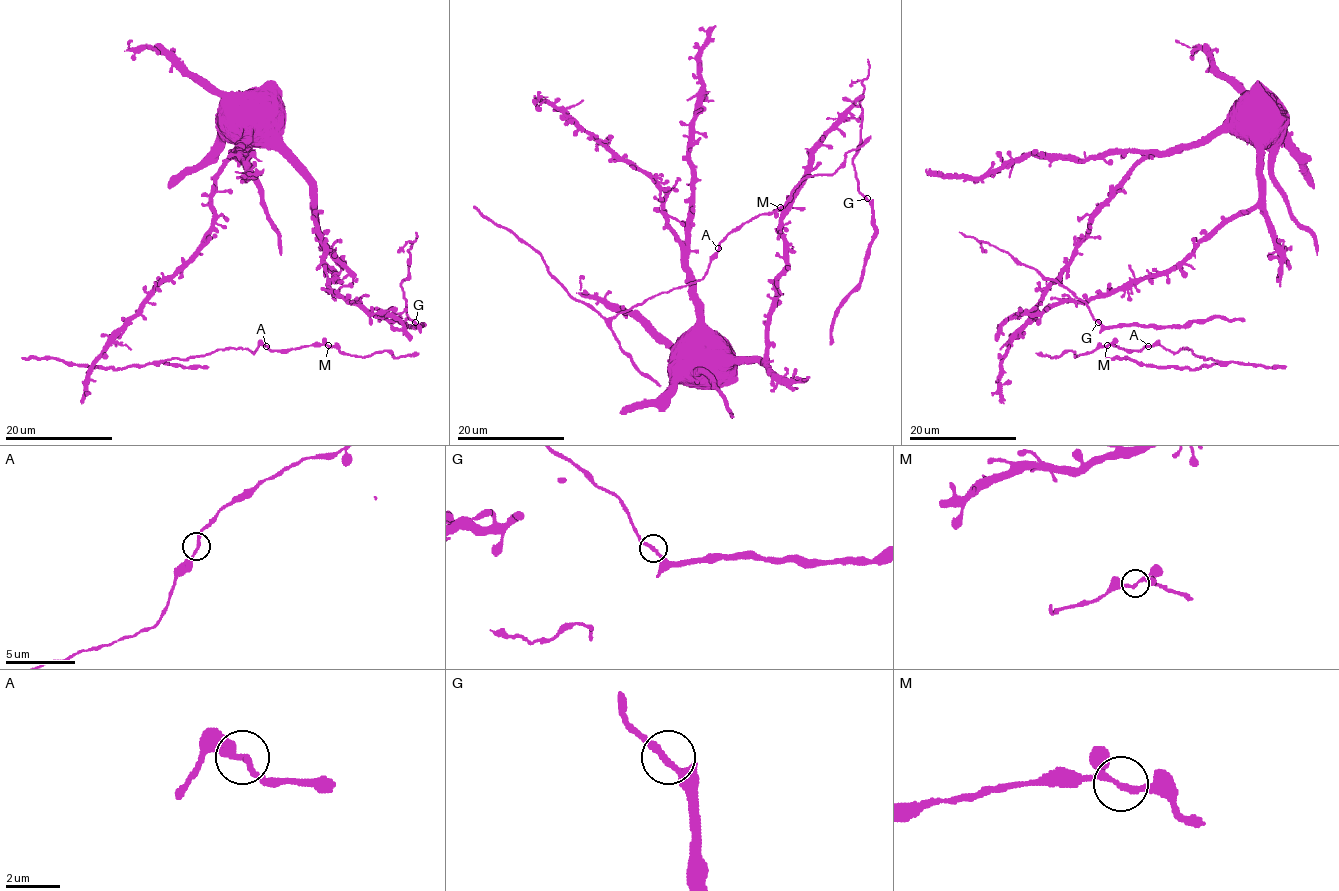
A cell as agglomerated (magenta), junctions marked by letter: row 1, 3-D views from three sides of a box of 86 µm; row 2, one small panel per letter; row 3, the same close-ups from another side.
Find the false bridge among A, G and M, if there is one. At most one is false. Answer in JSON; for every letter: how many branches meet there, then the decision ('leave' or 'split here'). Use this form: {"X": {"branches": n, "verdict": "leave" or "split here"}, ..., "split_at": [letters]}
{"A": {"branches": 2, "verdict": "leave"}, "G": {"branches": 2, "verdict": "leave"}, "M": {"branches": 2, "verdict": "leave"}, "split_at": []}

